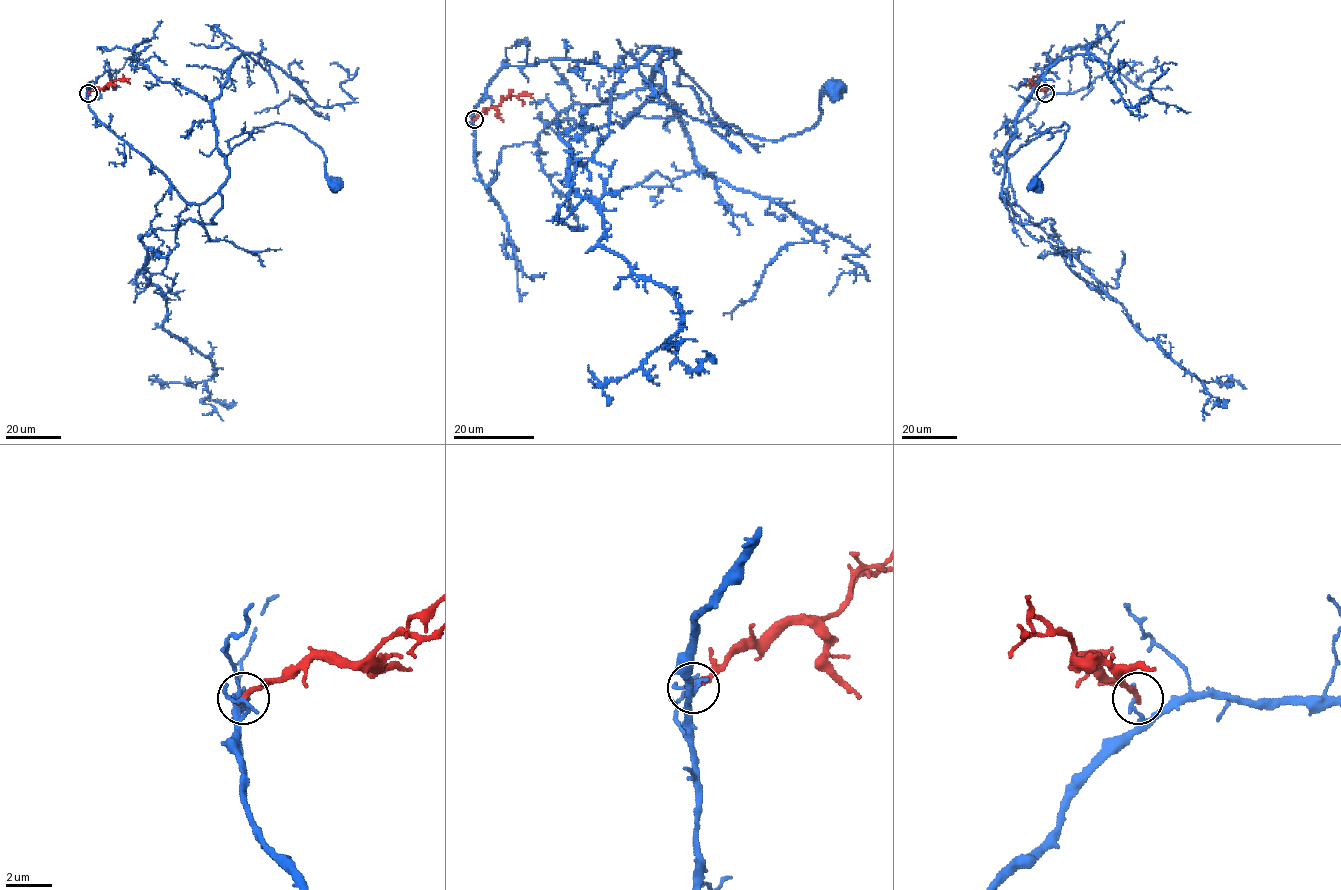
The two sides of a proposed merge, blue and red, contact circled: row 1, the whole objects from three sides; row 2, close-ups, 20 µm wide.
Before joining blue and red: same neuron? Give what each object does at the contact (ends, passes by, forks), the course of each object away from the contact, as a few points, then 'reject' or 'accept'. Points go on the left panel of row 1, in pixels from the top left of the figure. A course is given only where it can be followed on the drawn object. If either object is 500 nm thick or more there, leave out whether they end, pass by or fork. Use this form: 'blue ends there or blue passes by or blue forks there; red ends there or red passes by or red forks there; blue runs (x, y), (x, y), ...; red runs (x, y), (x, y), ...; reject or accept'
blue passes by; red ends there; blue runs (88, 93), (96, 118), (192, 203), (224, 182), (236, 145), (274, 123), (317, 145), (334, 183); red runs (88, 93), (103, 88), (112, 81), (129, 84); reject

